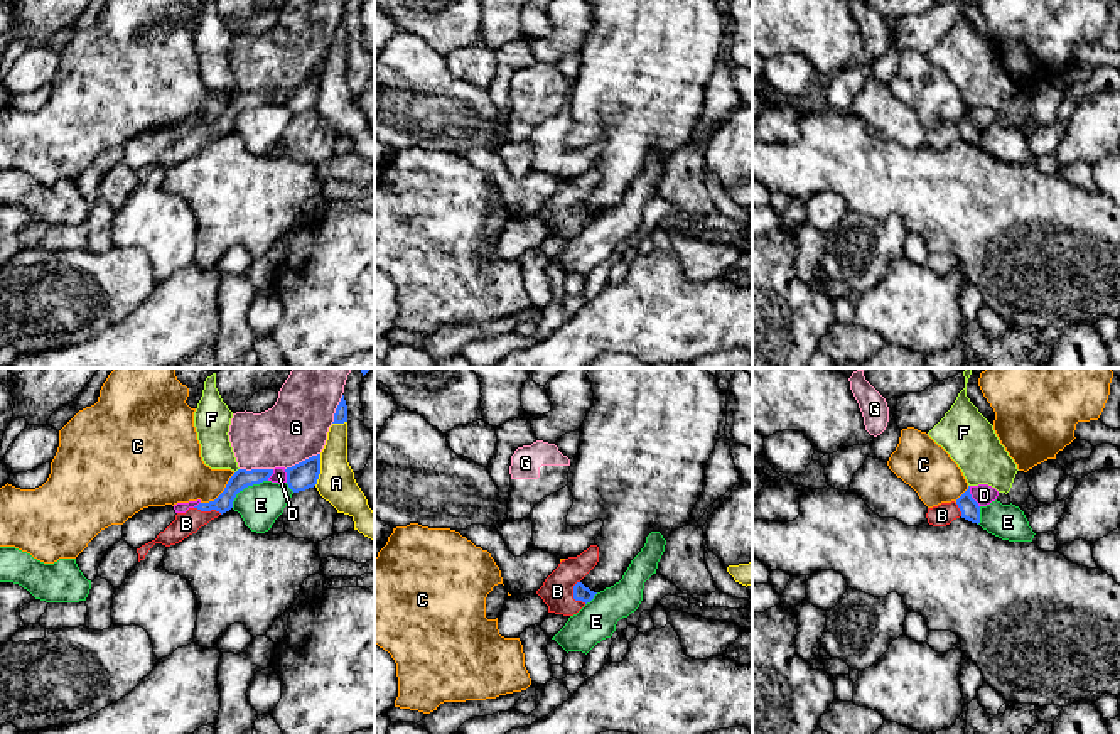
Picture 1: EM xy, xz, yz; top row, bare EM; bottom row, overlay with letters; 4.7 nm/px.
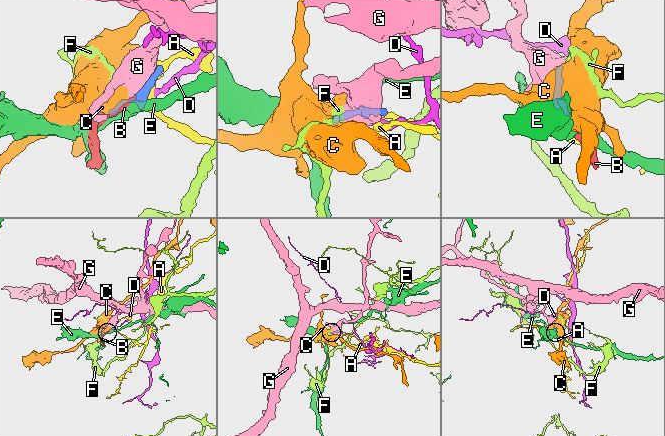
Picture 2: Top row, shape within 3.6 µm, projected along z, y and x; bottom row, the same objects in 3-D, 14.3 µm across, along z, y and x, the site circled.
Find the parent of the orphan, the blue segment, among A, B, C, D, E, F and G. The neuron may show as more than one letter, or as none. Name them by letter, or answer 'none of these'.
B

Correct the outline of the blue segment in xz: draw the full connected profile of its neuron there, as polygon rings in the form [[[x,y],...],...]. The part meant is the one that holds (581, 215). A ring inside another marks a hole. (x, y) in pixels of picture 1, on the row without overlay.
[[[590,167],[577,179],[568,179],[545,201],[536,216],[548,228],[548,235],[573,238],[597,214],[585,209],[580,202],[597,187],[599,169]]]

